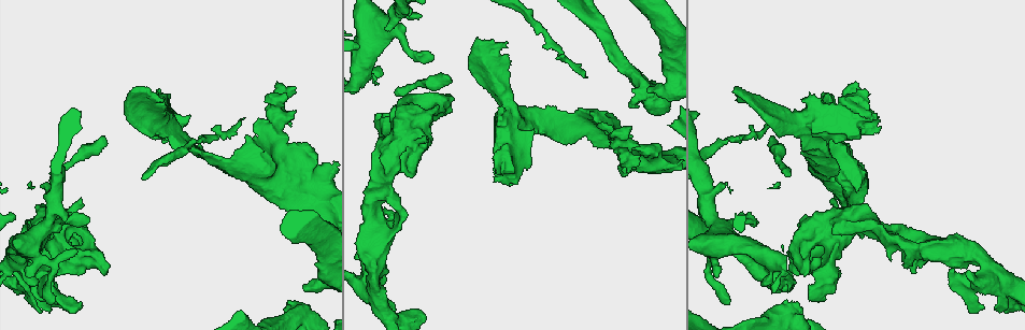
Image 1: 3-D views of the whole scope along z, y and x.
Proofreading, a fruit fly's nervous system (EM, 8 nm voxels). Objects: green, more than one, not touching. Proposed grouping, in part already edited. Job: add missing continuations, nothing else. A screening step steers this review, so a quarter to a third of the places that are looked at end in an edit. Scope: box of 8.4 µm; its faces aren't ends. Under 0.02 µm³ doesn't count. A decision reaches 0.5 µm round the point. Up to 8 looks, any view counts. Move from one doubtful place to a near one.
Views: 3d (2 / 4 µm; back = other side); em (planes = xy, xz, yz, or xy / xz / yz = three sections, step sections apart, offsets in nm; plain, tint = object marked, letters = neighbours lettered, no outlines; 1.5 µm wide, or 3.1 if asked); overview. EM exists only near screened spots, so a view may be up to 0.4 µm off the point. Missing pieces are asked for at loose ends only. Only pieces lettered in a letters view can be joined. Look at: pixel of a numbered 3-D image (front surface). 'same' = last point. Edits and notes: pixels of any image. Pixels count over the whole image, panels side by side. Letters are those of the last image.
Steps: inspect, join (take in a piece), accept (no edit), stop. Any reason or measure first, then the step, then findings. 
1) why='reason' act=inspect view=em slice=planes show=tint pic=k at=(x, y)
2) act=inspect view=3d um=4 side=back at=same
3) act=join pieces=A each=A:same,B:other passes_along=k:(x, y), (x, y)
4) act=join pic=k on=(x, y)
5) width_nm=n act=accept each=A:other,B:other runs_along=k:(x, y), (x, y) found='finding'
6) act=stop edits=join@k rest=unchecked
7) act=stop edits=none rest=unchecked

why='an open end' act=inspect view=em slice=yz step=4 show=plain pic=1 at=(284, 92)

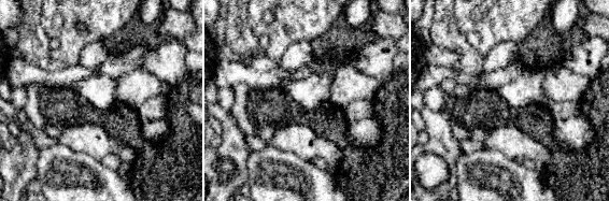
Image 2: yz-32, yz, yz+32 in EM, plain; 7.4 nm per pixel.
act=inspect view=em slice=yz step=4 show=letters at=same

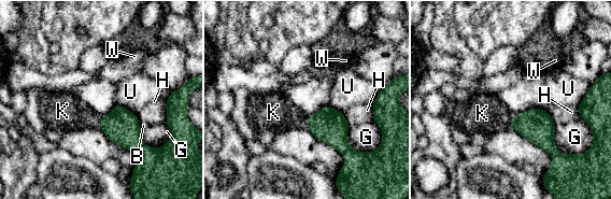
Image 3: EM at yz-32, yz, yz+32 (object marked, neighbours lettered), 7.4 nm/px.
longest_contact=G:240nm act=join pieces=K each=B:other,G:other,H:other,K:same,U:other,W:other passes_along=3:(121, 126), (101, 123), (70, 113) found='it goes on there'

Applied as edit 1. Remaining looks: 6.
why='branch stops here' act=inspect view=em slice=xz step=8 show=tint pic=1 at=(583, 75)

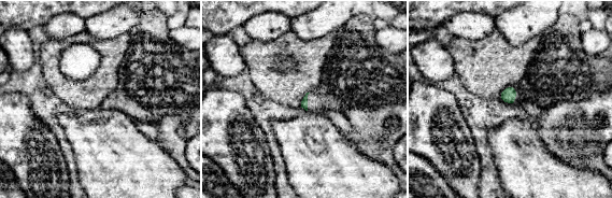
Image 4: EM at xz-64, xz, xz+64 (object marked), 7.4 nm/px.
act=inspect view=em slice=planes show=letters at=same

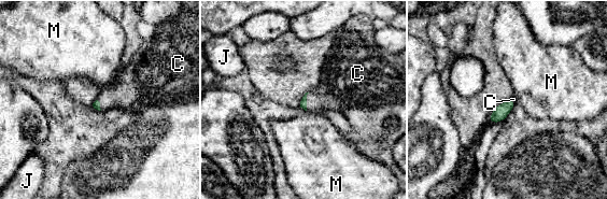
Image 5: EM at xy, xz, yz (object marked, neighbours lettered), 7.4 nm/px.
act=join pieces=C each=C:same,J:other,M:other found='the cell continues'

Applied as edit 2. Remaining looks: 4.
why='an open end' act=inspect view=3d um=4 pic=1 at=(734, 87)

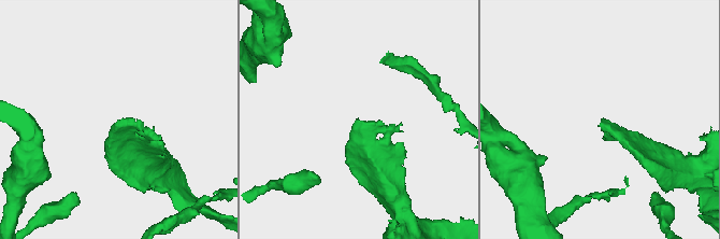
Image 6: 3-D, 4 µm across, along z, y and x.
why='shape alone is not enough' act=inspect view=em slice=xz step=8 show=letters pic=6 at=(139, 120)

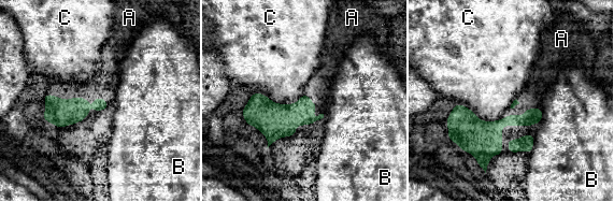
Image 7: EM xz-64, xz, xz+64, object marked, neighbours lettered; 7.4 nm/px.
why='another direction' act=inspect view=em slice=planes show=letters at=same

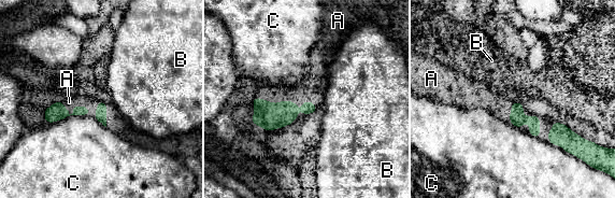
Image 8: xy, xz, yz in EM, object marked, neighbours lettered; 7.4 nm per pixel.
act=join pieces=A each=A:same,B:other,C:other passes_along=8:(268, 115), (280, 102), (310, 88) found='the cell continues'

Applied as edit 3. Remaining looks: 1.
act=stop edits=join@3,join@5,join@8 rest=unchecked

